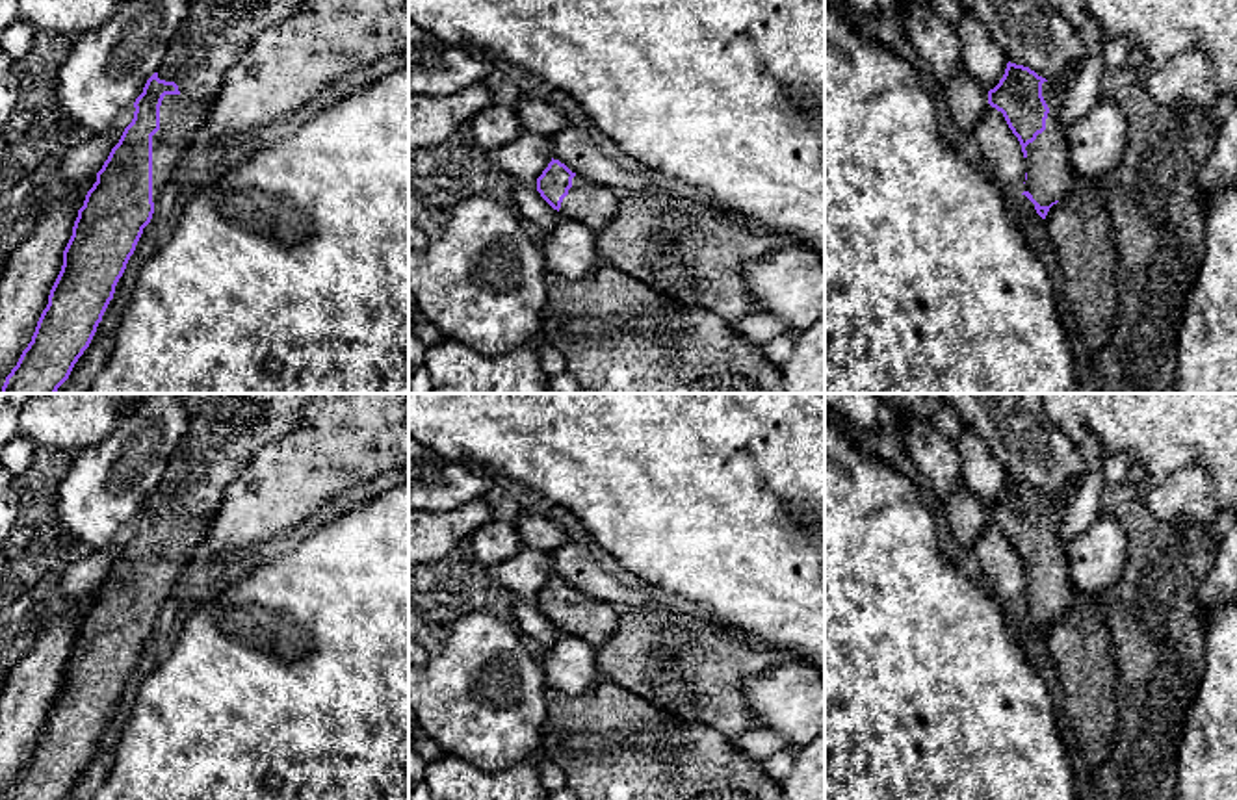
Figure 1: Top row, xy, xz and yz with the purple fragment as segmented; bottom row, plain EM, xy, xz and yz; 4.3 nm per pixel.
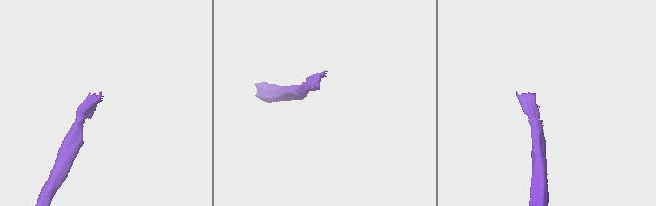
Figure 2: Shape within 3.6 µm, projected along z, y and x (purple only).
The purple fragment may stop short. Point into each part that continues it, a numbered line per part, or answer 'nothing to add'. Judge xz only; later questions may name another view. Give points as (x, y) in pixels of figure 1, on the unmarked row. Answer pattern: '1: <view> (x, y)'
1: xz (589, 619)

